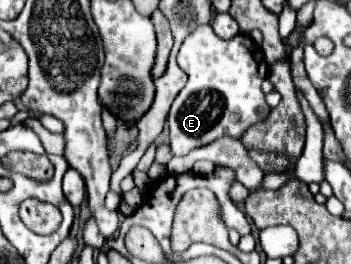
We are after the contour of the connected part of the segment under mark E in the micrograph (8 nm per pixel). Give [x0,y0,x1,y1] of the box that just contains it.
[167,25,269,155]

